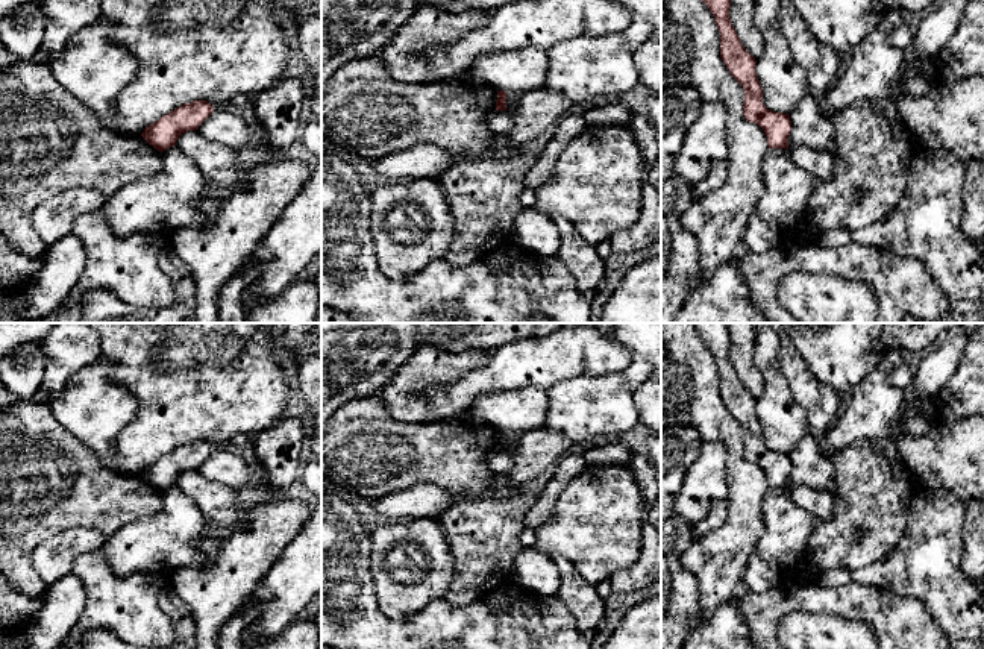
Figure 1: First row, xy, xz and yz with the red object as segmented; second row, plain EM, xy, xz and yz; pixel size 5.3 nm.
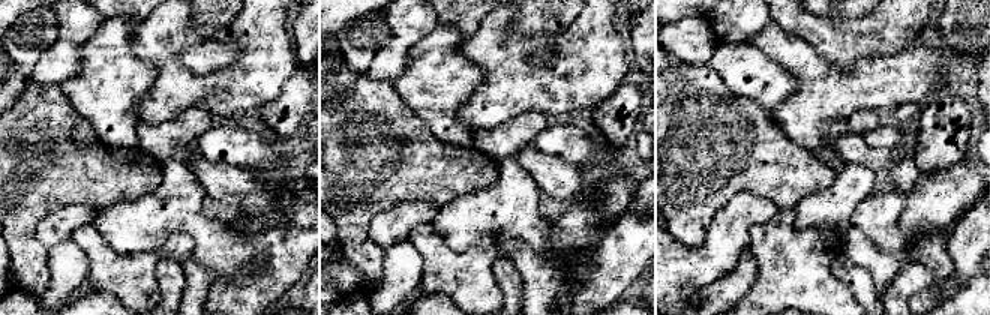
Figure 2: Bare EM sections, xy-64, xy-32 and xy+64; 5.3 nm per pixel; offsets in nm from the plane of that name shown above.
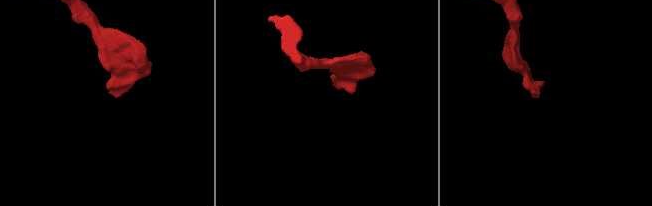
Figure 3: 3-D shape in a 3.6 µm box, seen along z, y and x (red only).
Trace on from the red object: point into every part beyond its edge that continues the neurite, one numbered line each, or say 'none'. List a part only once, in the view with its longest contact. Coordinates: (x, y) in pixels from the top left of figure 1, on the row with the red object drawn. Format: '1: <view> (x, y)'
none

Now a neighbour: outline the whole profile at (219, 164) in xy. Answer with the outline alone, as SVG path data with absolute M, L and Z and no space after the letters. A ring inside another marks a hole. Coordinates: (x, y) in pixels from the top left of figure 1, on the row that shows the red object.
M197 130L182 133L176 141L176 147L200 168L206 182L214 182L220 190L233 190L246 173L230 147L208 141Z

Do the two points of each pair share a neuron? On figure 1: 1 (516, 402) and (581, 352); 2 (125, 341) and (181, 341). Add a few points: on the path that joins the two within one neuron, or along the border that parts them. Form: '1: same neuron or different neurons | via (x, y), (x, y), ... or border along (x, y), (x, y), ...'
1: different neurons | border along (496, 390), (542, 390), (545, 393)
2: same neuron | via (138, 341), (167, 341)

